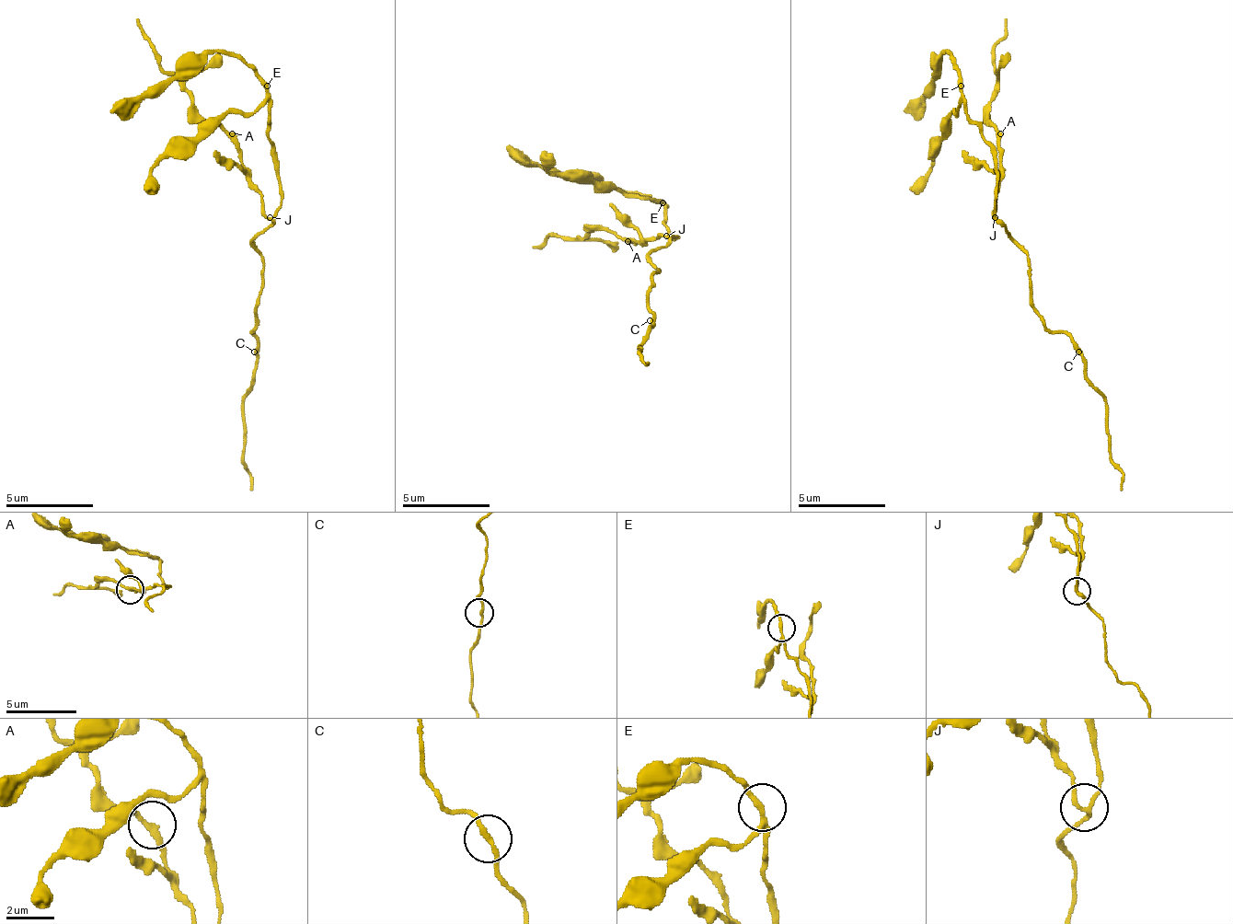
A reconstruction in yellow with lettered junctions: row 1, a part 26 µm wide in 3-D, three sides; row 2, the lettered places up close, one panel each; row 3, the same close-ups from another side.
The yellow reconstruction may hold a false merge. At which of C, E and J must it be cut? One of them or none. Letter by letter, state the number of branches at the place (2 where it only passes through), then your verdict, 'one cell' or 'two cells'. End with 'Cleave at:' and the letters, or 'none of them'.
C: 2 | one cell
E: 3 | one cell
J: 3 | two cells
Cleave at: J

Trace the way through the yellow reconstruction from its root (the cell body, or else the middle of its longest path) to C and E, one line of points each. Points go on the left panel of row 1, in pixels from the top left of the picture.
C: (275, 212), (275, 221), (254, 242), (262, 256), (262, 294), (254, 329), (258, 347), (254, 352)
E: (275, 212), (280, 203), (280, 159), (275, 155), (275, 146), (267, 138), (267, 86)

